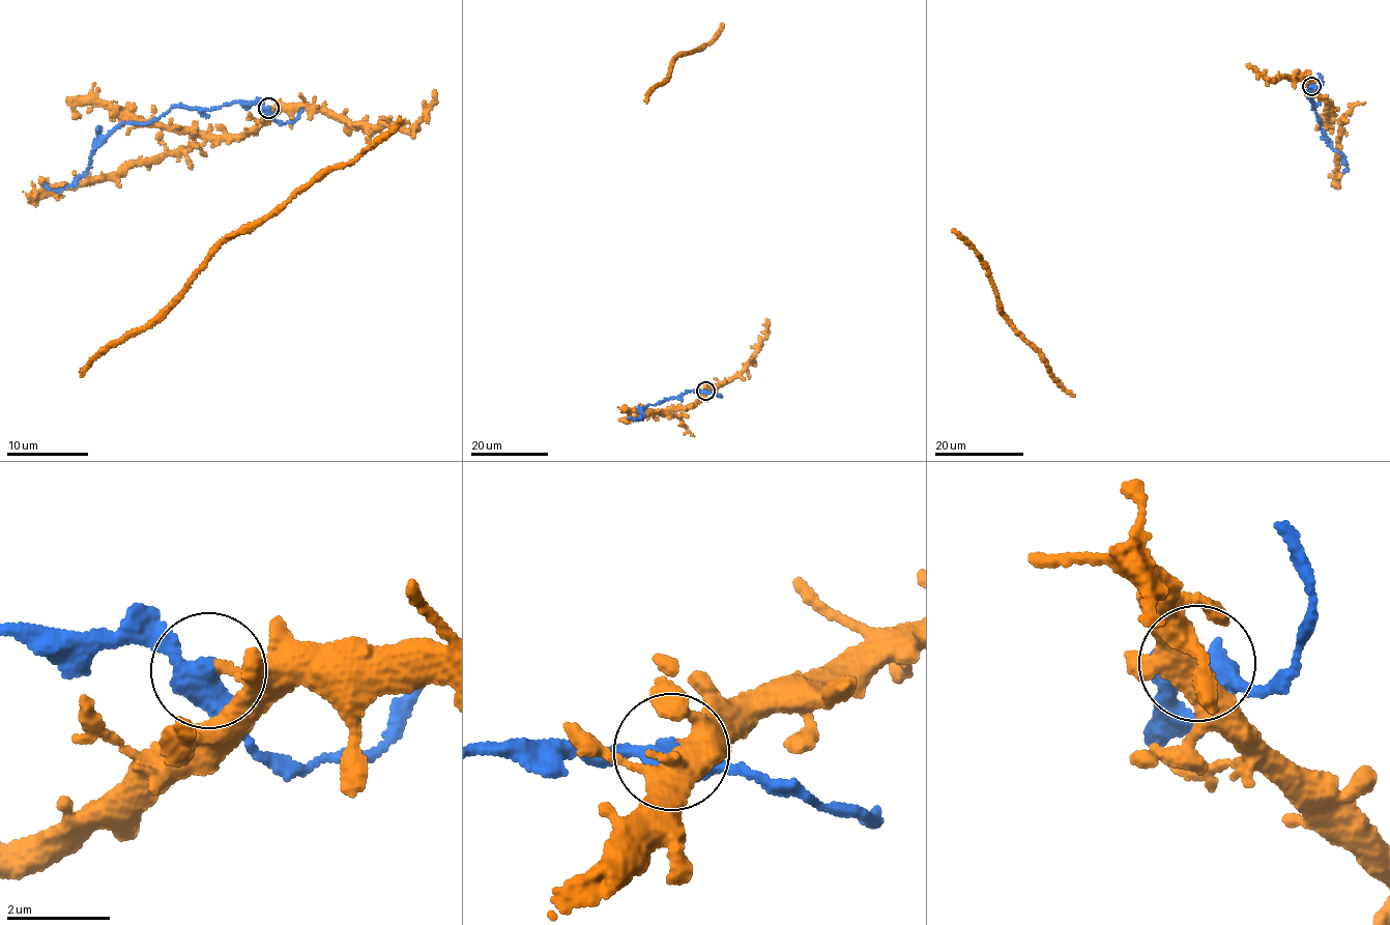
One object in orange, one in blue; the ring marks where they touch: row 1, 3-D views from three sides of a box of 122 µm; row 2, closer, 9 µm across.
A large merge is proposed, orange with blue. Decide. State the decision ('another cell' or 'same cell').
another cell

